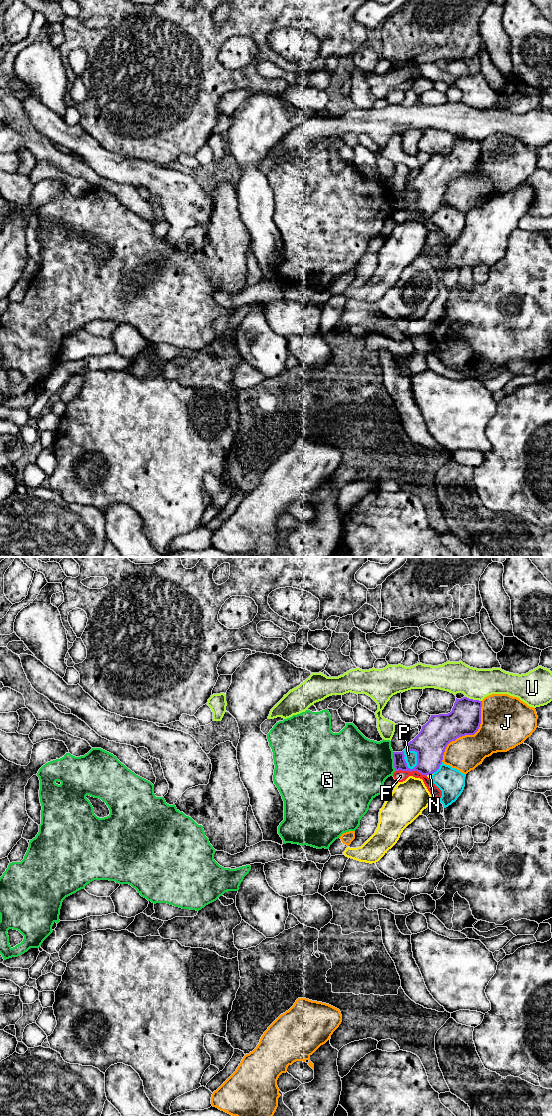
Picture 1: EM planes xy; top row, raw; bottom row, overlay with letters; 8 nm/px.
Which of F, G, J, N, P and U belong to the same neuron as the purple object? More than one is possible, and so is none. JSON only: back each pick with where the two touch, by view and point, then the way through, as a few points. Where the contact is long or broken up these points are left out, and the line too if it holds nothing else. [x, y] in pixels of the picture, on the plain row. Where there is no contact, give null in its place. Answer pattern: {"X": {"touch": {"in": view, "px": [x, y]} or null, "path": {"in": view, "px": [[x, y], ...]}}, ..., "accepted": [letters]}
{"N": {"touch": {"in": "xy", "px": [429, 213]}, "path": {"in": "xy", "px": [[430, 184], [429, 213], [430, 215]]}}, "accepted": ["N"]}

